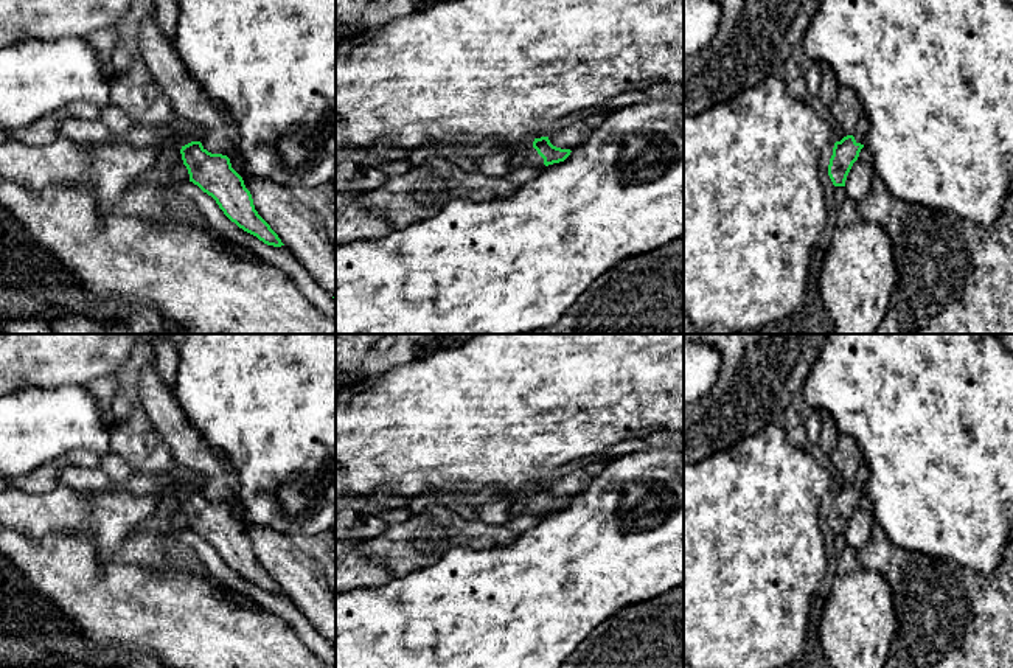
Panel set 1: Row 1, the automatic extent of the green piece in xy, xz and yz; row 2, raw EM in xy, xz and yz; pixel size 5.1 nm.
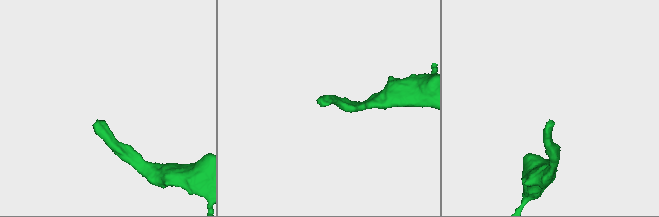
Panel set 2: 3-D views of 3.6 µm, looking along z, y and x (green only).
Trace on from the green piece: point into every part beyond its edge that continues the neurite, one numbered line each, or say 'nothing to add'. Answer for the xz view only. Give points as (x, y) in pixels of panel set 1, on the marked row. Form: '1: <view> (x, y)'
1: xz (521, 156)

